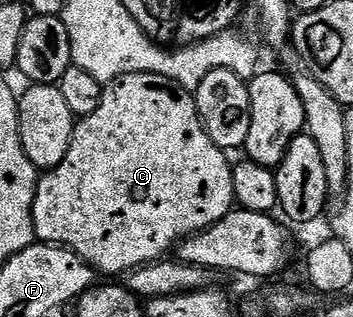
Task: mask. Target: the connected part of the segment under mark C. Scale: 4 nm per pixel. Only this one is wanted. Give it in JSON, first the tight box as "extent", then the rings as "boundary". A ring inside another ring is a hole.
{"extent":[33,74,235,275],"boundary":[[[123,74],[122,77],[116,81],[111,81],[104,86],[105,94],[103,99],[99,103],[99,107],[95,107],[95,111],[91,111],[91,115],[80,118],[73,126],[73,138],[71,139],[71,147],[67,151],[67,159],[63,159],[63,163],[59,163],[56,169],[51,169],[40,174],[37,182],[37,190],[35,191],[35,199],[33,200],[33,232],[36,240],[41,243],[48,243],[51,245],[60,245],[62,247],[68,247],[73,250],[74,253],[78,253],[87,264],[92,267],[98,274],[101,273],[122,273],[122,275],[128,274],[134,269],[138,269],[141,265],[149,265],[153,261],[162,260],[166,256],[165,253],[174,248],[178,243],[184,241],[185,238],[193,235],[194,233],[201,233],[205,229],[211,227],[215,223],[219,223],[224,216],[227,216],[229,211],[234,208],[235,202],[233,199],[233,188],[231,187],[231,175],[233,174],[233,165],[231,161],[228,161],[226,150],[220,149],[216,143],[211,139],[211,135],[207,135],[207,131],[203,127],[203,123],[199,119],[197,114],[197,99],[192,92],[185,90],[175,83],[171,79],[164,78],[163,75],[157,74]]]}

